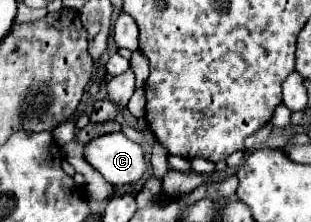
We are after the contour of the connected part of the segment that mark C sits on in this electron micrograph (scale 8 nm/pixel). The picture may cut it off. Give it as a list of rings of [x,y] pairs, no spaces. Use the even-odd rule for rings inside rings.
[[[108,133],[90,141],[86,159],[112,185],[136,183],[148,167],[144,149],[122,133]]]

